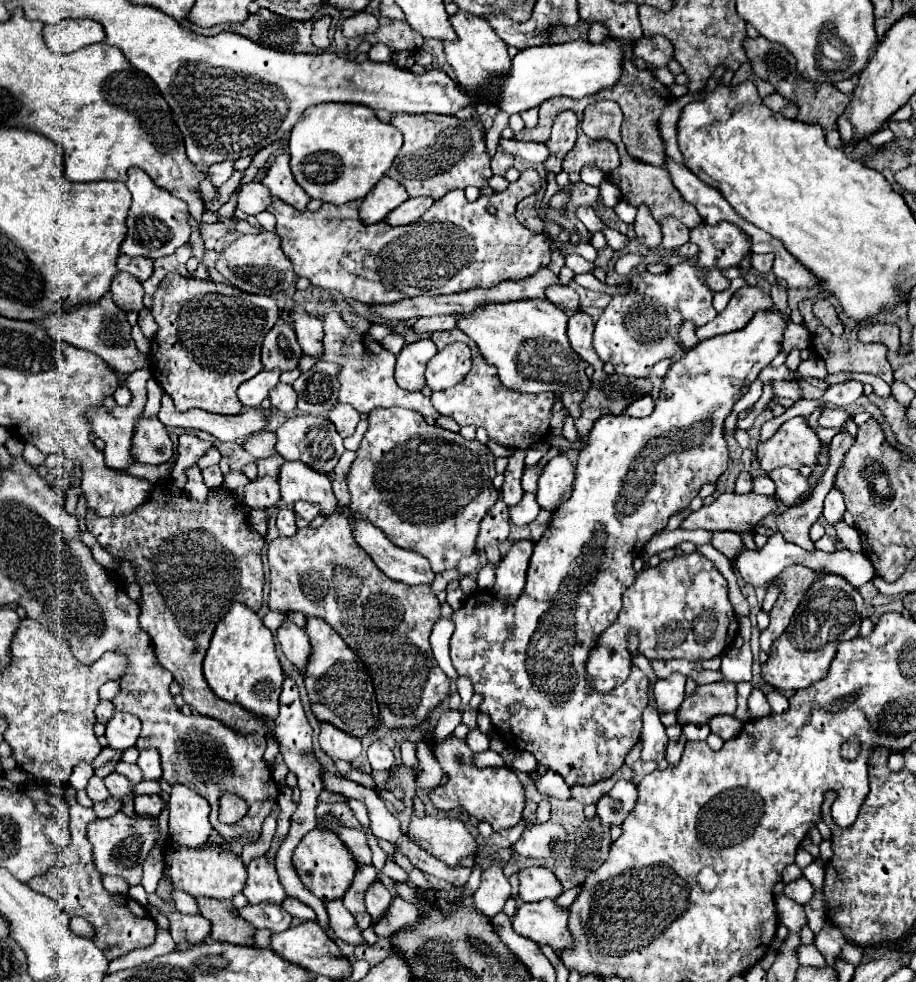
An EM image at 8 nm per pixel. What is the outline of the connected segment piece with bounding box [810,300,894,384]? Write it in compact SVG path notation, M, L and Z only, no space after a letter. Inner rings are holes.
M834 300L834 306L840 314L840 320L844 322L844 334L842 336L834 336L834 334L816 334L816 330L810 332L812 336L812 350L824 360L826 364L826 370L828 374L836 374L836 372L866 372L866 374L874 374L874 376L880 376L884 382L892 384L894 376L892 376L892 368L886 360L886 346L884 344L864 344L858 340L858 330L860 330L860 324L854 324L854 320L850 316L844 316L844 310L840 308L840 304ZM872 352L872 356L870 356Z

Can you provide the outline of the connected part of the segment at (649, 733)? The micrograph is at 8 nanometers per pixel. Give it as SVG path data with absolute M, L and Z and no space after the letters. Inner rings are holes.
M648 706L644 710L644 728L642 728L642 760L664 760L668 736L660 722L658 710Z

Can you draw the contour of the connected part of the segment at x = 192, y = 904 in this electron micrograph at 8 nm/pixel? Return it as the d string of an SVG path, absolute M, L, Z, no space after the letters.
M176 892L174 904L176 904L176 910L182 912L182 914L198 914L196 900L192 896L188 896L186 892Z

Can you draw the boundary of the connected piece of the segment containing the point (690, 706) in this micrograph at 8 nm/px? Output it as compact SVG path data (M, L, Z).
M720 680L698 686L692 696L686 696L678 710L680 724L706 724L712 716L736 712L736 684Z

